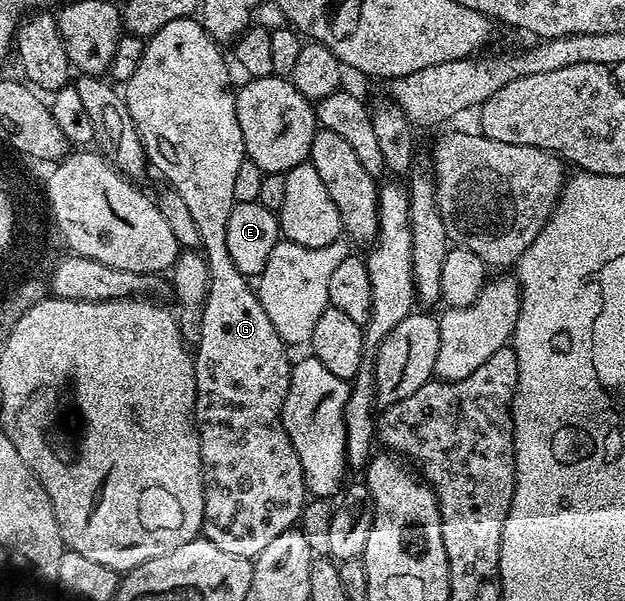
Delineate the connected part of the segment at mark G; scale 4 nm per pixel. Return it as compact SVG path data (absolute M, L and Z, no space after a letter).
M197 18L177 19L168 21L164 29L160 29L155 35L146 39L144 57L140 57L140 65L136 65L136 73L124 84L124 98L128 113L135 123L135 129L142 139L143 149L151 168L158 170L167 179L169 186L188 205L188 214L192 221L196 221L196 229L200 233L202 246L200 251L205 256L207 267L210 270L209 291L203 305L203 323L200 325L200 335L193 352L194 372L196 373L196 401L194 402L194 424L198 427L200 437L200 457L202 458L202 488L204 489L204 517L202 518L201 534L216 549L225 549L227 553L236 553L236 557L244 557L253 560L260 553L264 553L265 547L280 533L291 530L301 520L302 509L308 502L308 492L304 485L304 473L300 469L300 457L296 457L296 449L292 449L292 441L282 424L282 406L288 393L290 384L290 369L292 359L286 356L287 344L282 341L282 334L272 325L268 313L264 313L264 305L258 299L258 292L252 286L251 280L236 269L236 261L228 253L228 213L234 208L234 194L232 184L236 182L236 173L240 170L242 160L246 158L244 149L244 137L240 133L240 121L236 121L236 105L234 97L235 88L230 88L230 71L226 68L226 59L222 56L223 48L219 46L213 37L202 28Z

